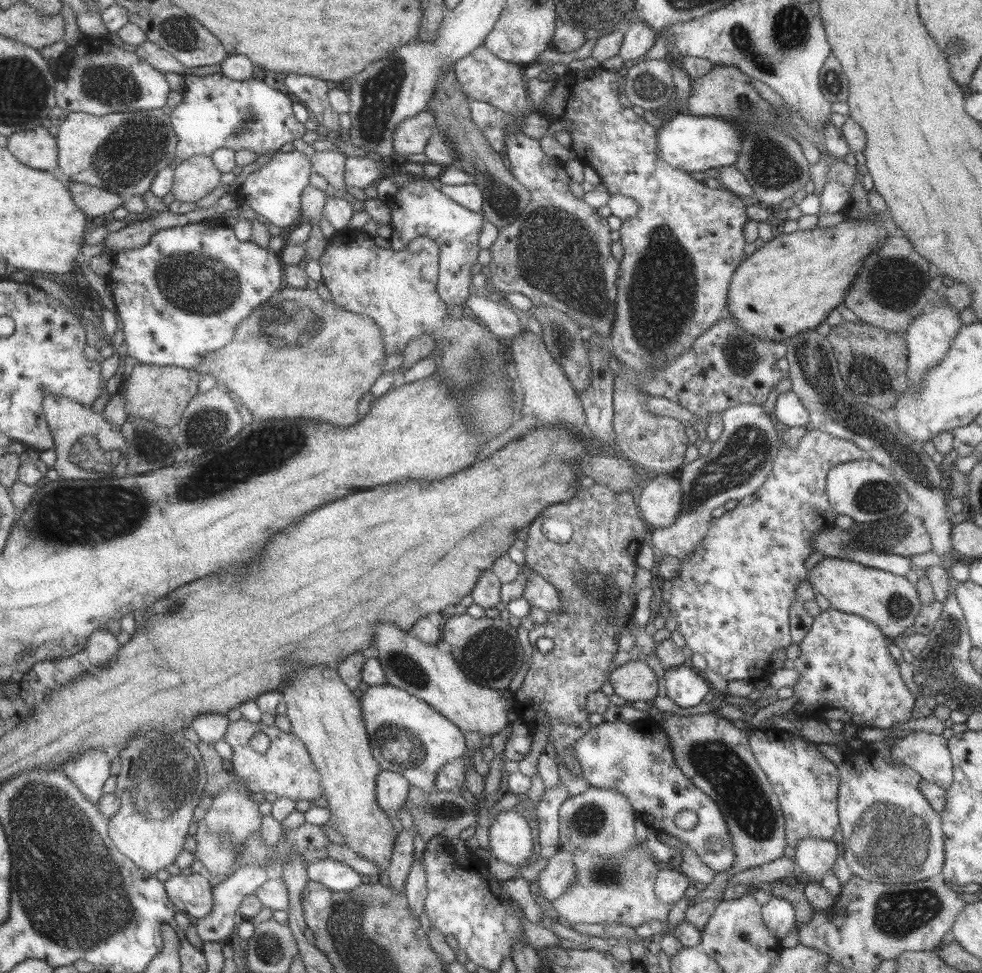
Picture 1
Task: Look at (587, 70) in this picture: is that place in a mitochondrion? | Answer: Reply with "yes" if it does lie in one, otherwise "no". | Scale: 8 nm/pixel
no

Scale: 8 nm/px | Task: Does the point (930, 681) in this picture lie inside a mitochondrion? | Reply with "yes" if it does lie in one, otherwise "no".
yes

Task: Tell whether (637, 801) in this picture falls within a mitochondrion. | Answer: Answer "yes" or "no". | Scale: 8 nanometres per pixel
no

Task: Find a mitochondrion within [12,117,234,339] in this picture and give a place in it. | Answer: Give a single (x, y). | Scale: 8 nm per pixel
(125, 156)

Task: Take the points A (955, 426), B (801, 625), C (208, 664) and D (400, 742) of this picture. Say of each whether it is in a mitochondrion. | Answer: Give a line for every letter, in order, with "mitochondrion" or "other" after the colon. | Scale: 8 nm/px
A: other
B: other
C: other
D: mitochondrion

